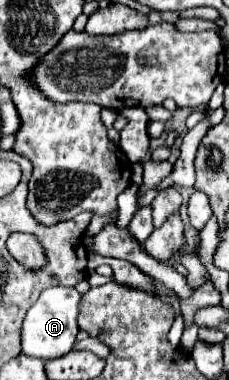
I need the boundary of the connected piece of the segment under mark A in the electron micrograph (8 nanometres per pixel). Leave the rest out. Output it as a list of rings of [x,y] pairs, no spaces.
[[[50,287],[44,289],[38,301],[28,309],[22,323],[22,353],[38,359],[56,359],[66,355],[76,343],[76,315],[80,293],[74,287]]]

